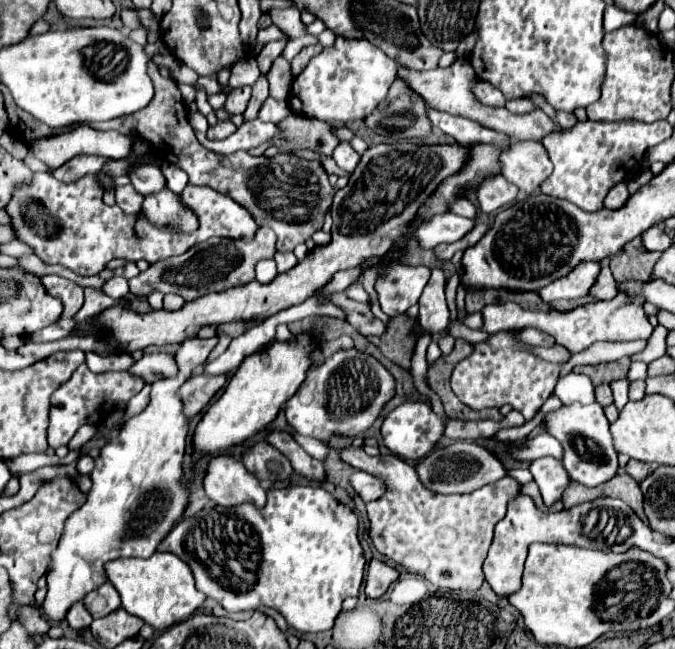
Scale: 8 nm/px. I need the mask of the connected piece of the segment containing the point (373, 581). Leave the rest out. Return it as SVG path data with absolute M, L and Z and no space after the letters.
M372 559L370 567L368 567L368 577L366 577L366 595L372 599L378 599L386 593L386 589L390 587L392 581L398 579L398 569L390 567L388 563L380 561L380 559Z

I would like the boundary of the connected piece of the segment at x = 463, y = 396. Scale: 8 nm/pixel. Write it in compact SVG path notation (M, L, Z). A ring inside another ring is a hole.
M502 331L490 335L486 343L476 343L470 357L460 361L452 373L452 391L470 409L490 409L510 405L530 421L542 403L552 395L558 381L560 367L532 355L522 341L516 339L514 331Z

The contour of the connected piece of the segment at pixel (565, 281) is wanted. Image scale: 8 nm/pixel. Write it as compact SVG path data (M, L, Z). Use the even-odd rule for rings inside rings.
M590 261L590 263L580 263L570 271L570 275L564 275L562 279L550 283L540 291L540 297L544 303L556 301L556 299L578 299L586 297L590 287L596 283L596 277L600 273L600 265Z

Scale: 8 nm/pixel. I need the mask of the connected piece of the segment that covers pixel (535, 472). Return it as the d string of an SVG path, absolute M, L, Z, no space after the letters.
M542 457L542 459L536 459L534 463L530 463L528 469L540 487L544 503L550 507L554 501L560 499L562 491L566 489L568 481L570 481L562 461L554 459L554 457Z

